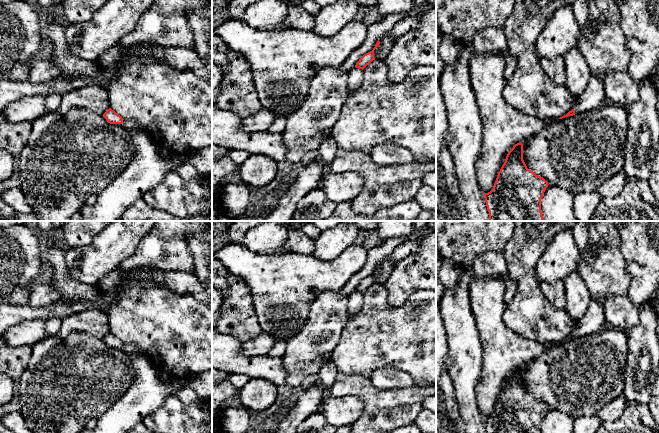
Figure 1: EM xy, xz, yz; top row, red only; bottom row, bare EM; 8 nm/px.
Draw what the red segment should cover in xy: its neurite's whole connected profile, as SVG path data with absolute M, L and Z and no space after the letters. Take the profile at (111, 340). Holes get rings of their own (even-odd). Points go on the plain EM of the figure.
M109 332L104 338L103 341L108 345L110 348L122 348L123 342L118 339L114 334Z

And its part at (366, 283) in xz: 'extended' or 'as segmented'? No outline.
as segmented

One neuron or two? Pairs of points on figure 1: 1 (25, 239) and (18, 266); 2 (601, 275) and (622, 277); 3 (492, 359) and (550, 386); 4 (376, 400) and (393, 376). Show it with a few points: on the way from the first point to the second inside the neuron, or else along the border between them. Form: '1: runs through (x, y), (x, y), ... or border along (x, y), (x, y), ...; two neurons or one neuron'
1: runs through (18, 246), (18, 259); one neuron
2: runs through (606, 275), (617, 277); one neuron
3: runs through (507, 359), (525, 359), (537, 371); one neuron
4: border along (369, 376), (372, 383), (380, 389), (407, 387); two neurons

